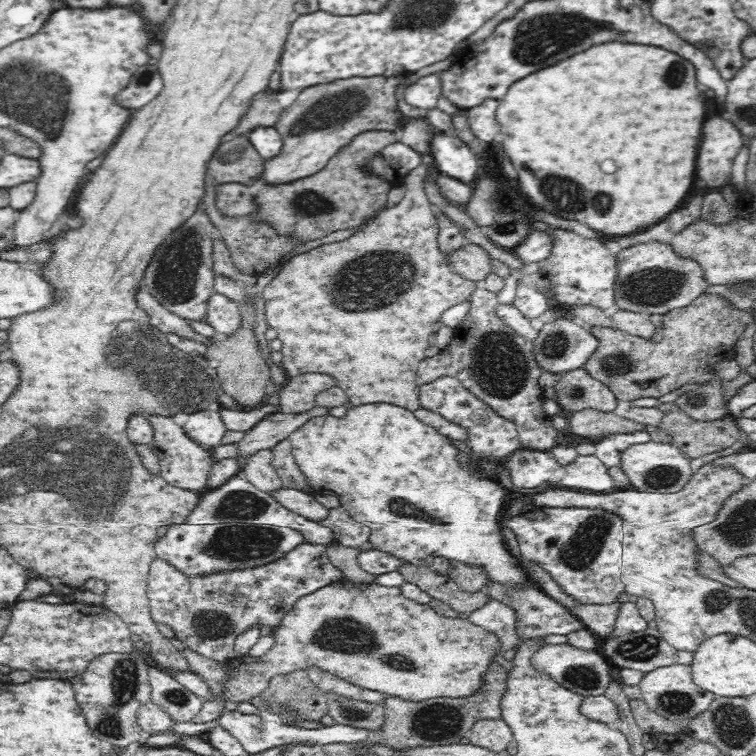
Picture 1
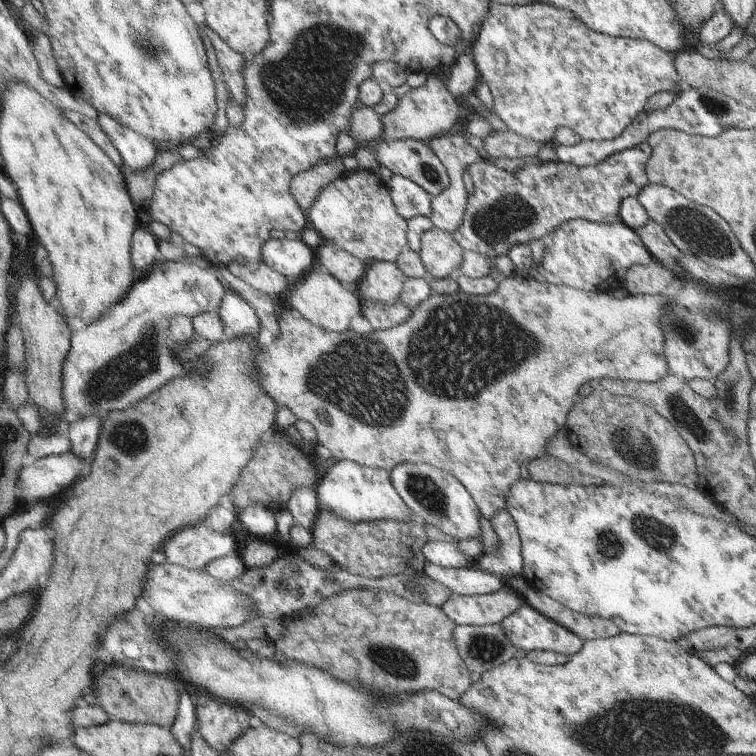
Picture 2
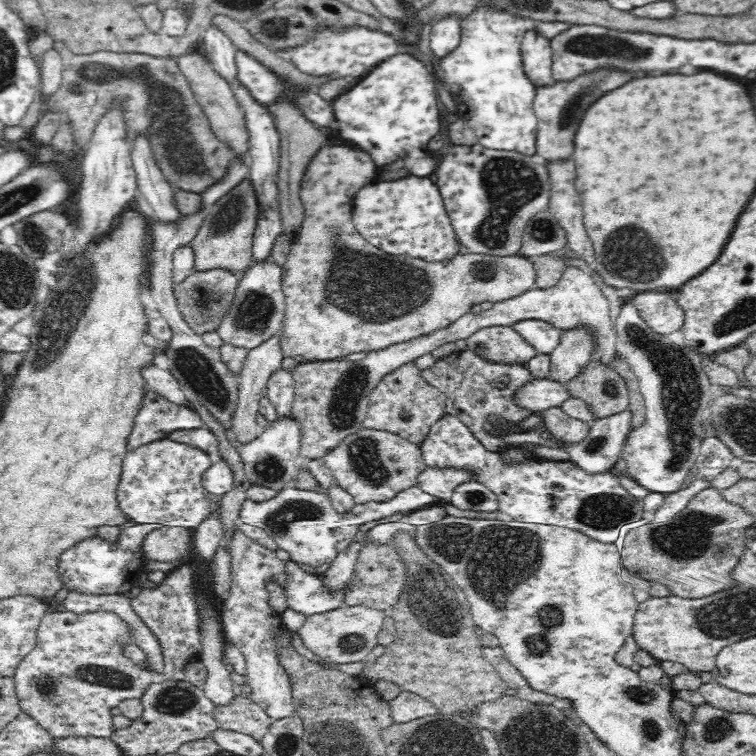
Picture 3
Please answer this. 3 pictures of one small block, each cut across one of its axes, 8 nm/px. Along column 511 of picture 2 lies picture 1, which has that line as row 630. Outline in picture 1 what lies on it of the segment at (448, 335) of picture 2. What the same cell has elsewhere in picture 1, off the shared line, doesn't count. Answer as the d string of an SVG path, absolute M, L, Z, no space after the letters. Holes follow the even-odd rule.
M330 583L328 586L323 586L302 598L299 598L294 606L288 611L288 614L284 616L283 622L277 627L273 635L274 646L272 649L262 657L252 657L249 655L242 656L241 658L235 658L231 662L220 663L210 658L204 657L202 654L196 653L194 650L186 649L183 652L183 656L187 659L188 668L208 686L212 697L215 699L222 699L225 702L252 702L252 700L261 697L261 695L270 687L271 681L279 674L288 674L295 670L320 670L322 673L330 673L338 676L341 680L348 682L349 684L372 690L373 692L382 693L388 695L388 697L398 697L408 701L426 701L432 698L438 697L451 697L461 698L472 695L474 690L478 690L478 686L482 682L476 682L478 680L478 674L482 676L482 672L488 668L488 664L492 662L492 654L494 650L498 648L498 642L500 638L488 632L482 627L476 626L476 624L470 622L469 616L460 615L457 618L445 618L436 614L436 612L428 605L422 605L418 602L414 602L410 598L404 598L403 593L399 587L386 587L383 584L360 584L356 586L354 584L346 584L346 586L340 586L340 584Z

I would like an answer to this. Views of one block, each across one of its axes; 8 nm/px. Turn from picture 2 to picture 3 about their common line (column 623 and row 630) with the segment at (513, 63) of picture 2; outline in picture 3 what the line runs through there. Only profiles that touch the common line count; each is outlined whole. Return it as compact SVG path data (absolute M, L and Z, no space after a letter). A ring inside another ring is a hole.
M72 611L48 612L37 631L36 647L21 660L13 678L21 712L36 720L53 738L69 735L91 735L92 738L111 738L113 715L110 710L128 699L141 699L153 684L154 676L126 659L122 646L131 642L132 632L120 616L108 611L89 611L89 614L73 614Z

